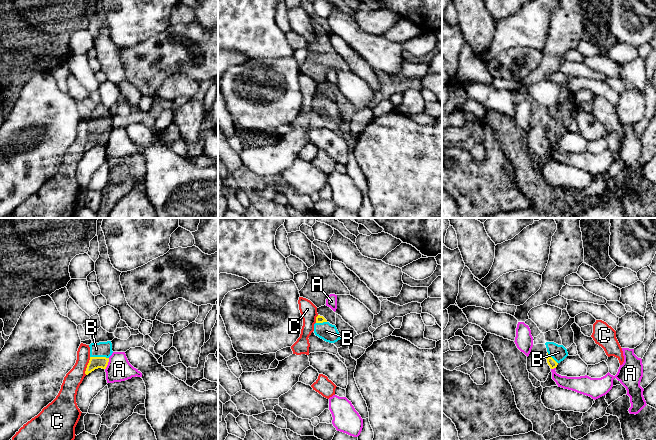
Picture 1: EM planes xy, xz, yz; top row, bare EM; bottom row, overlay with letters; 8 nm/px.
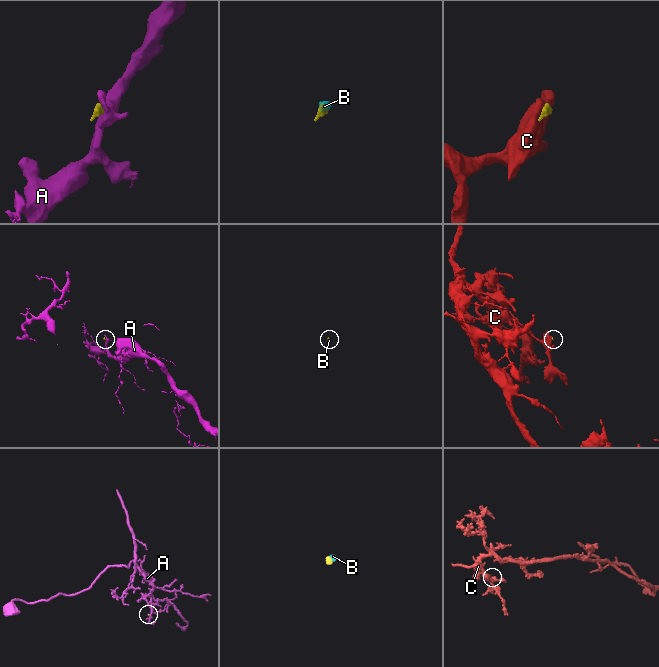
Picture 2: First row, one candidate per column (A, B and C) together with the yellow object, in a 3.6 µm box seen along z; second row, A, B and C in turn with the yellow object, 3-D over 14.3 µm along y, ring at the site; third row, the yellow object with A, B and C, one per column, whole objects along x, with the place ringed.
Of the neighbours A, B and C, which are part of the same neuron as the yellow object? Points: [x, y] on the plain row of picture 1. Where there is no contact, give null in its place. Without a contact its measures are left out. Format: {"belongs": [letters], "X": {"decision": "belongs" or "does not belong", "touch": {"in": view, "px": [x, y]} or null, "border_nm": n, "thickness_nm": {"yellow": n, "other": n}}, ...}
{"belongs": ["B"], "A": {"decision": "does not belong", "touch": {"in": "xy", "px": [107, 140]}, "border_nm": 100, "thickness_nm": {"yellow": 100, "other": 190}}, "B": {"decision": "belongs", "touch": {"in": "xy", "px": [99, 133]}, "border_nm": 150, "thickness_nm": {"yellow": 100, "other": 130}}, "C": {"decision": "does not belong", "touch": {"in": "xy", "px": [87, 142]}, "border_nm": 150, "thickness_nm": {"yellow": 100, "other": 140}}}

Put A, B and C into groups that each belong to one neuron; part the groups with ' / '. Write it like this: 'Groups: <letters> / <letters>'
Groups: A / B / C

